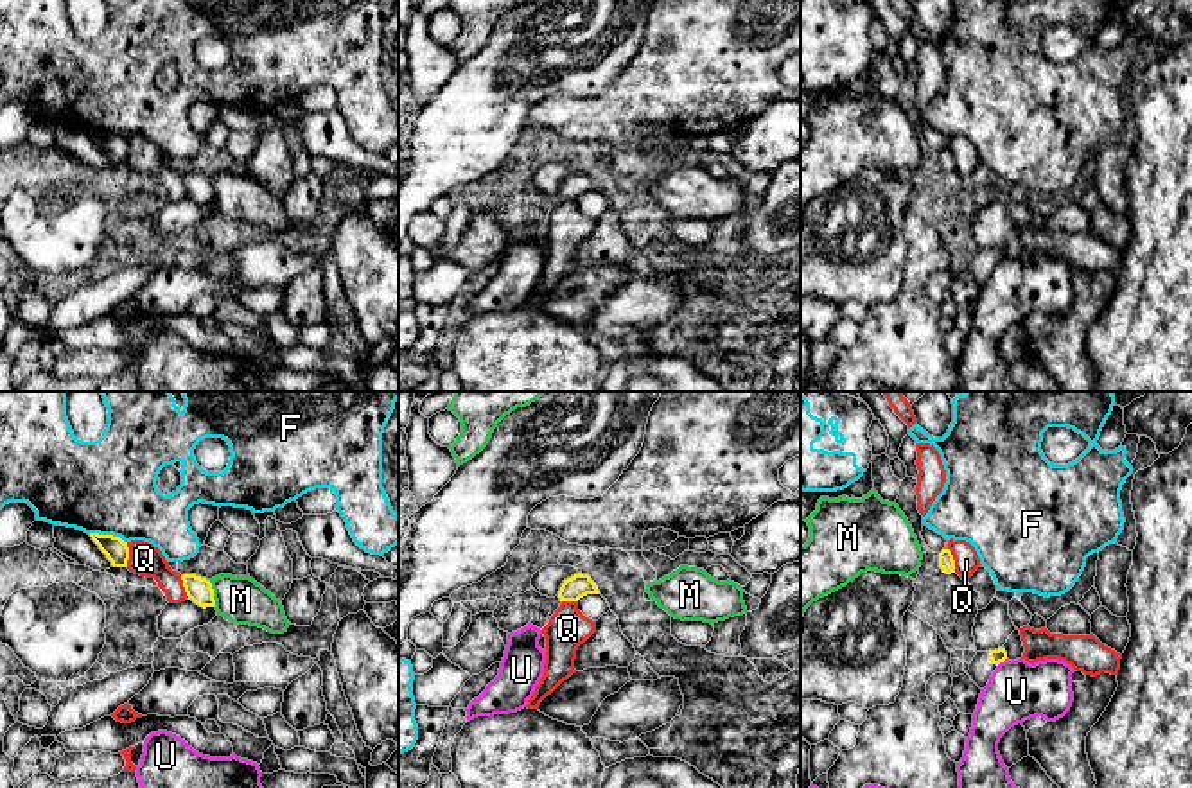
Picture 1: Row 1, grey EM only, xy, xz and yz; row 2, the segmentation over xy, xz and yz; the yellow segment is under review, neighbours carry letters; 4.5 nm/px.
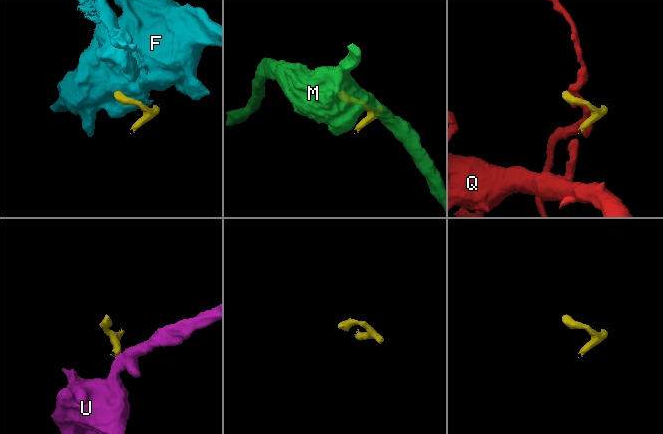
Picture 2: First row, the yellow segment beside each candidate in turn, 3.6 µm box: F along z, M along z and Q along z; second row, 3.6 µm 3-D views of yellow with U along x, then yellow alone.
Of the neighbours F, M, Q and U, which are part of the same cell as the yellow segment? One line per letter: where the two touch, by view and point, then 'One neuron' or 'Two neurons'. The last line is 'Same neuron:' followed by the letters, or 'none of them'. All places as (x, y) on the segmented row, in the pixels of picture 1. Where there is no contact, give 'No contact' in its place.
F: Touches yellow at xy (108, 535). Two neurons
M: Touches yellow at xy (212, 593). Two neurons
Q: Touches yellow at xy (128, 555). Two neurons
U: Touches yellow at yz (1000, 661). Two neurons
Same neuron: none of them

